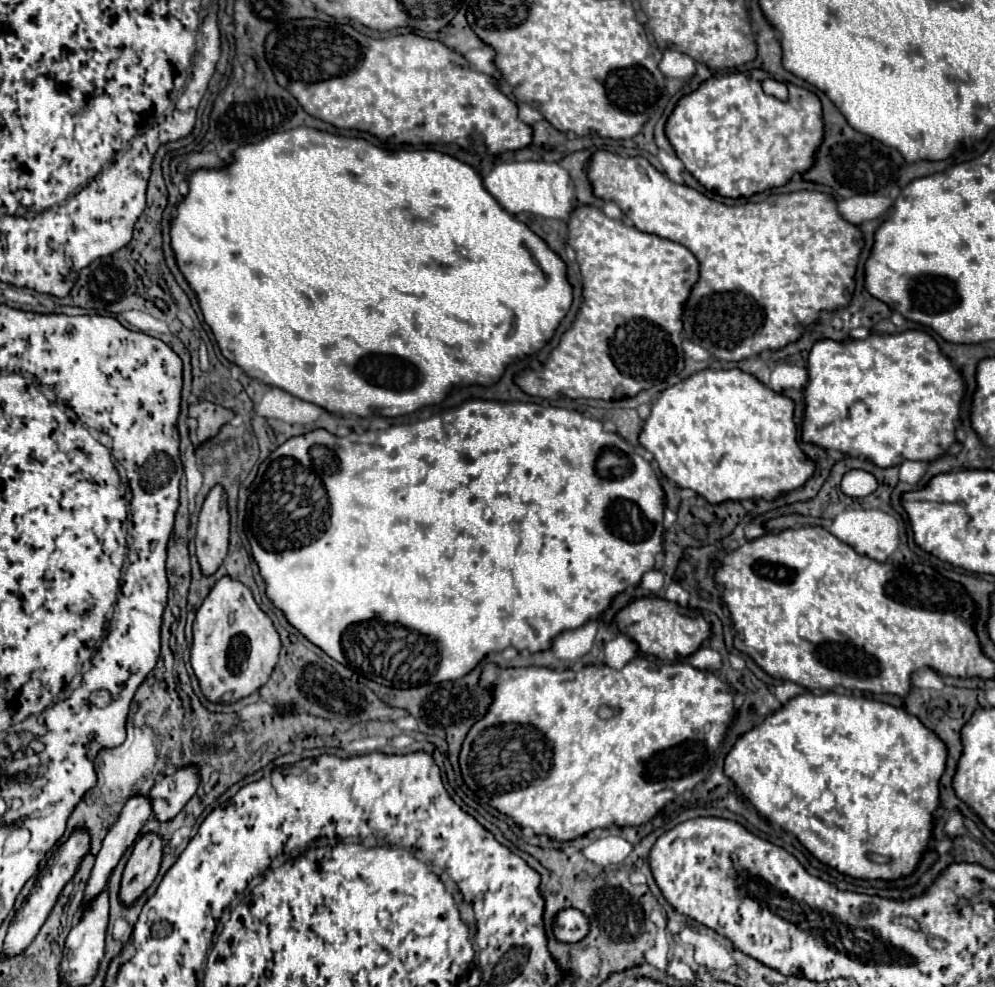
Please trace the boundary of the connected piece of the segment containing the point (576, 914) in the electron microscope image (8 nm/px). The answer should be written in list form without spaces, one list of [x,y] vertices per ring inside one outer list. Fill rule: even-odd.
[[[563,909],[555,915],[553,935],[563,943],[577,943],[589,933],[589,921],[579,909]]]

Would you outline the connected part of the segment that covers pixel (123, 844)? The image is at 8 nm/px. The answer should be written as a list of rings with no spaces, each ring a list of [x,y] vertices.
[[[133,797],[125,803],[117,823],[109,829],[103,839],[103,847],[95,857],[95,865],[85,889],[83,903],[93,901],[99,893],[103,893],[113,869],[117,867],[121,855],[135,843],[141,825],[151,817],[151,803],[147,797]]]

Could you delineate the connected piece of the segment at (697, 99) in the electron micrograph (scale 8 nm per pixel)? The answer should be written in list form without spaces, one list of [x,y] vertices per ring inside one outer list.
[[[727,73],[727,75],[717,75],[717,77],[709,77],[707,81],[703,81],[699,85],[697,91],[689,93],[689,95],[683,95],[673,113],[669,115],[667,123],[665,123],[665,135],[669,139],[669,143],[673,145],[675,149],[675,155],[681,159],[681,163],[685,165],[685,169],[707,189],[707,191],[713,191],[721,197],[751,197],[755,193],[761,193],[765,189],[771,189],[771,187],[781,187],[785,185],[793,173],[805,173],[811,165],[813,165],[813,153],[817,151],[817,147],[821,145],[823,141],[823,121],[821,121],[821,103],[817,99],[815,93],[811,93],[809,89],[803,89],[803,87],[795,87],[795,85],[789,85],[789,97],[787,101],[779,101],[775,97],[769,97],[763,93],[761,89],[761,81],[753,79],[749,73]]]

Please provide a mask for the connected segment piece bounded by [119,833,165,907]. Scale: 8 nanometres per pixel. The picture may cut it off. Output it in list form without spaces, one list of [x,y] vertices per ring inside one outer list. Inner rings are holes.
[[[145,833],[135,843],[133,853],[125,865],[119,889],[121,905],[133,905],[157,877],[165,843],[155,833]]]

